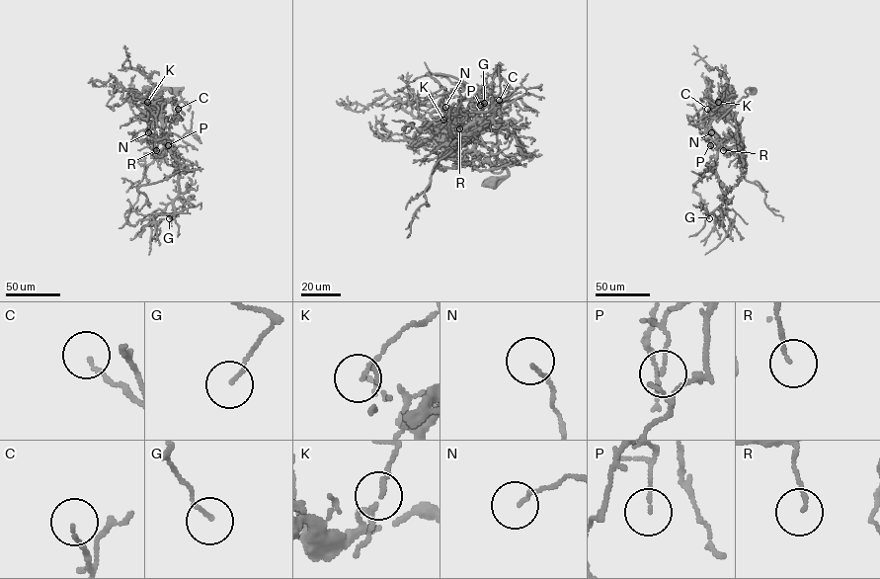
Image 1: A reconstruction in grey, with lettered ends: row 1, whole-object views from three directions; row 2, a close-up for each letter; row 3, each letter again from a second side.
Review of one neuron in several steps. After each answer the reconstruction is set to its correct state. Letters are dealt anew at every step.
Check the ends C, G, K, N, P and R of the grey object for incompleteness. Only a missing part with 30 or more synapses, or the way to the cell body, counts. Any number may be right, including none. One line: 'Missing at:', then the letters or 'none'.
Missing at: N

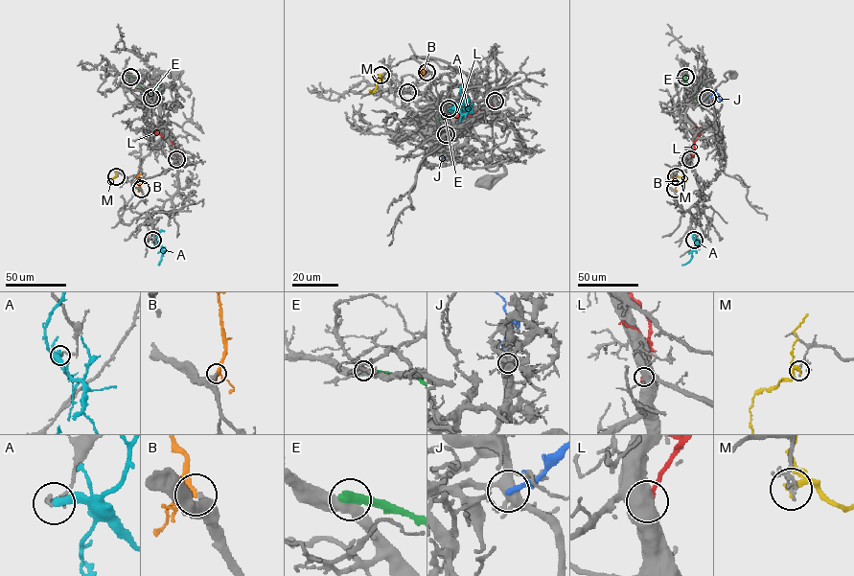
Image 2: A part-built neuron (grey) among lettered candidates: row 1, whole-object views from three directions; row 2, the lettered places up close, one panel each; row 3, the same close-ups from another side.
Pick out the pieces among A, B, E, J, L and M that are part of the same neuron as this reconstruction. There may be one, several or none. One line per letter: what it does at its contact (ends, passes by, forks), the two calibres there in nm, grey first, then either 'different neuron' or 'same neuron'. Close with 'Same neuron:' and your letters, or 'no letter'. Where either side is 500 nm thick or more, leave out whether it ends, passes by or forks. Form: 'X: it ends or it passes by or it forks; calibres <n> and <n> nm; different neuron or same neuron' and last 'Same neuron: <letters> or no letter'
A: it ends; calibres 100 and 320 nm; different neuron
B: it forks; calibres 320 and 200 nm; same neuron
E: calibres 460 and 500 nm; different neuron
J: it ends; calibres 440 and 240 nm; different neuron
L: calibres 800 and 280 nm; different neuron
M: it passes by; calibres 140 and 200 nm; different neuron
Same neuron: B

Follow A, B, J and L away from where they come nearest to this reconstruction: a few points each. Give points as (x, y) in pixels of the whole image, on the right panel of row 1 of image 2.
A: (694, 240), (697, 246), (692, 258), (681, 264)
B: (675, 189), (675, 177), (669, 173)
J: (707, 98), (717, 93), (722, 101)
L: (690, 159), (700, 127)

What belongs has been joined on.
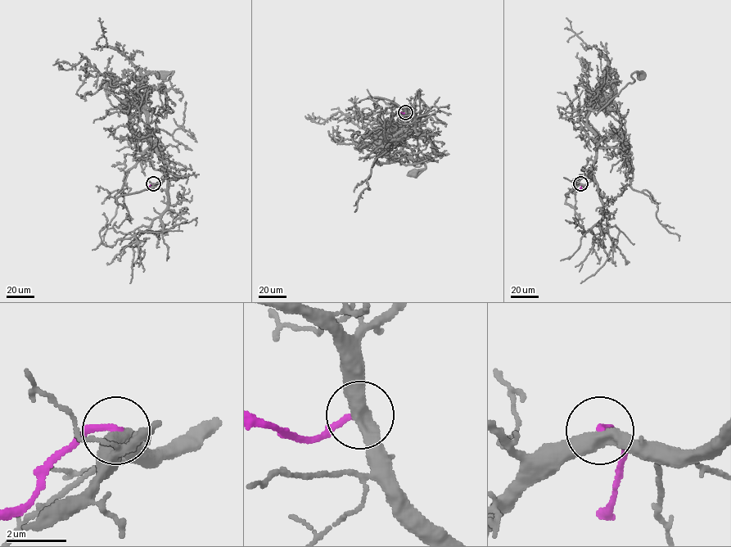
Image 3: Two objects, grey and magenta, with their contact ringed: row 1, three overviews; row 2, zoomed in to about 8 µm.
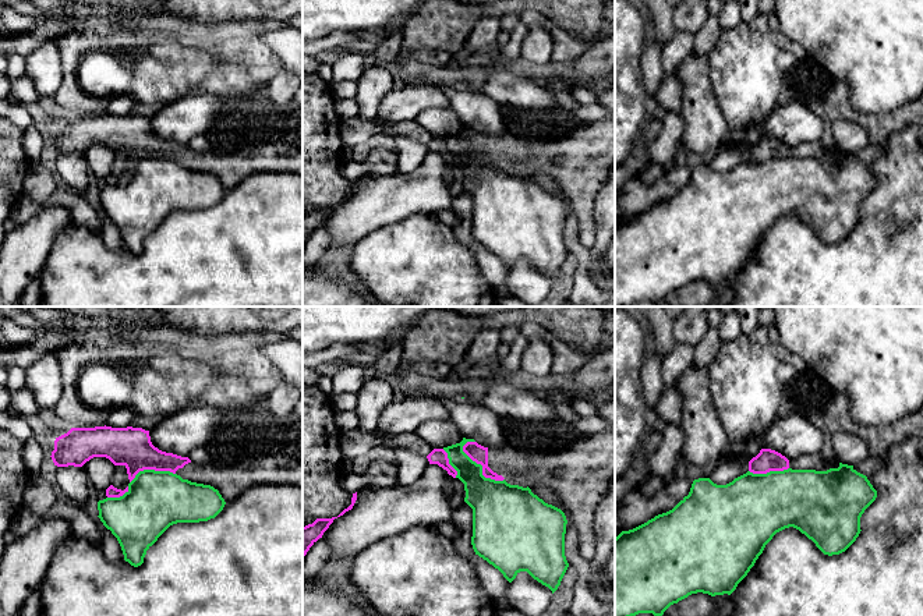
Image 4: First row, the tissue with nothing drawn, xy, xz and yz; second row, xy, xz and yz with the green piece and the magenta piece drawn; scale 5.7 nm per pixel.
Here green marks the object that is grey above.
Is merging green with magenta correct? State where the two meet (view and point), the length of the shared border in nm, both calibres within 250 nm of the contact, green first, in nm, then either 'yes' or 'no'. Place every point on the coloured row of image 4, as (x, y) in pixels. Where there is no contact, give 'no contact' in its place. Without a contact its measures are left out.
contact xz (481, 470); length 320 nm; calibres 320 and 100 nm; no

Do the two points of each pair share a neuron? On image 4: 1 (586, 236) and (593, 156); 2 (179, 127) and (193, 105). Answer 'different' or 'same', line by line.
1: same
2: same

